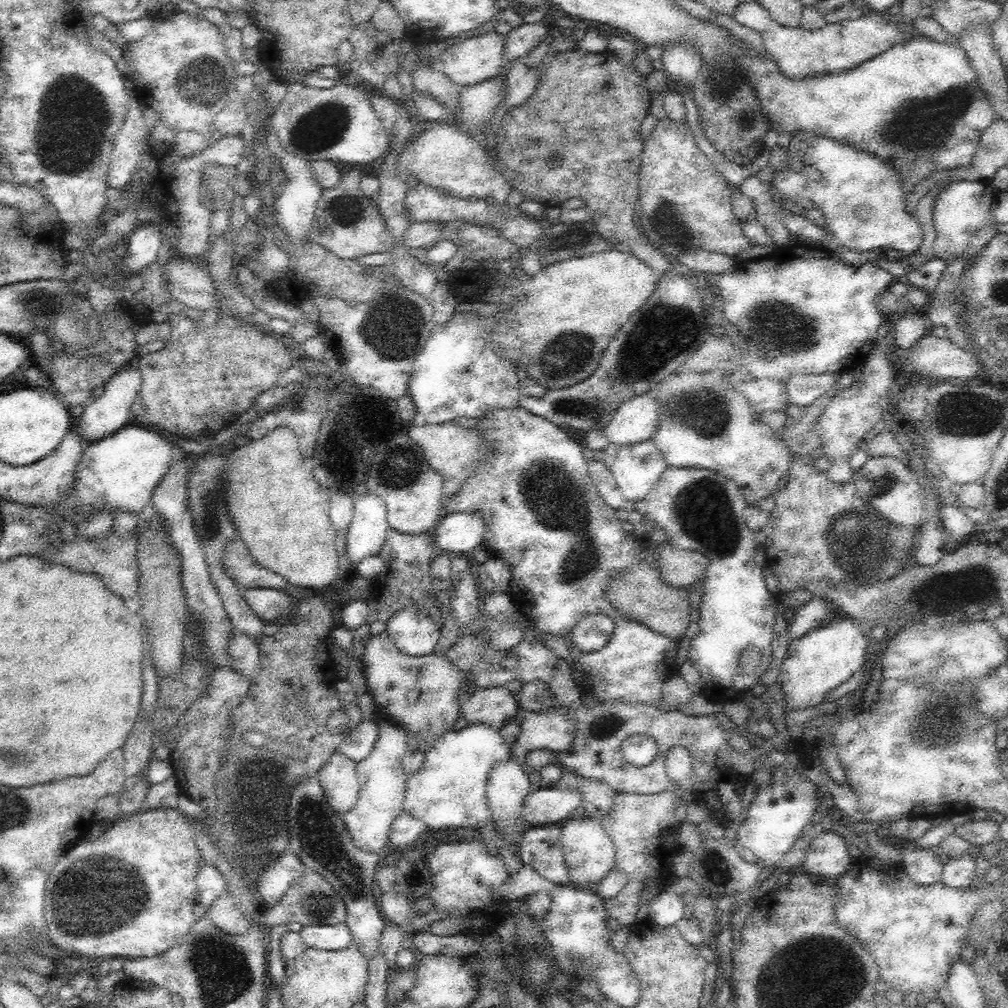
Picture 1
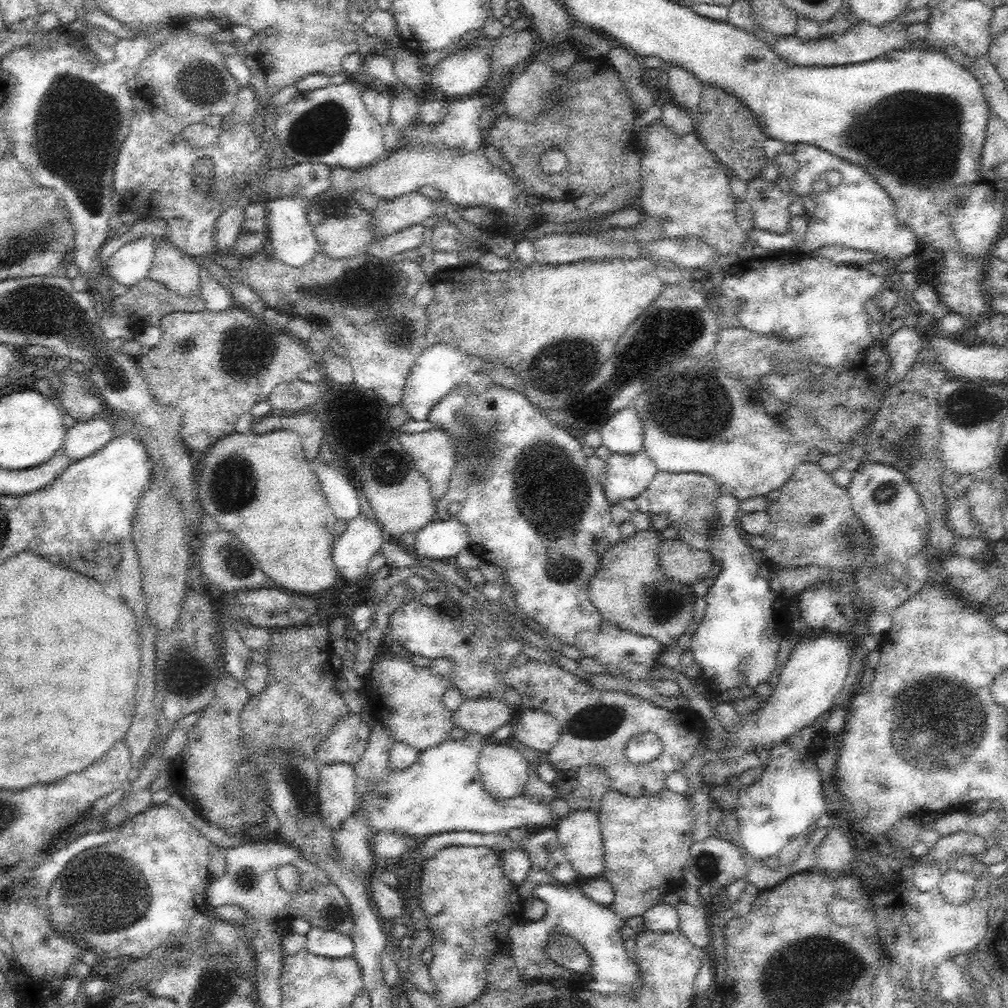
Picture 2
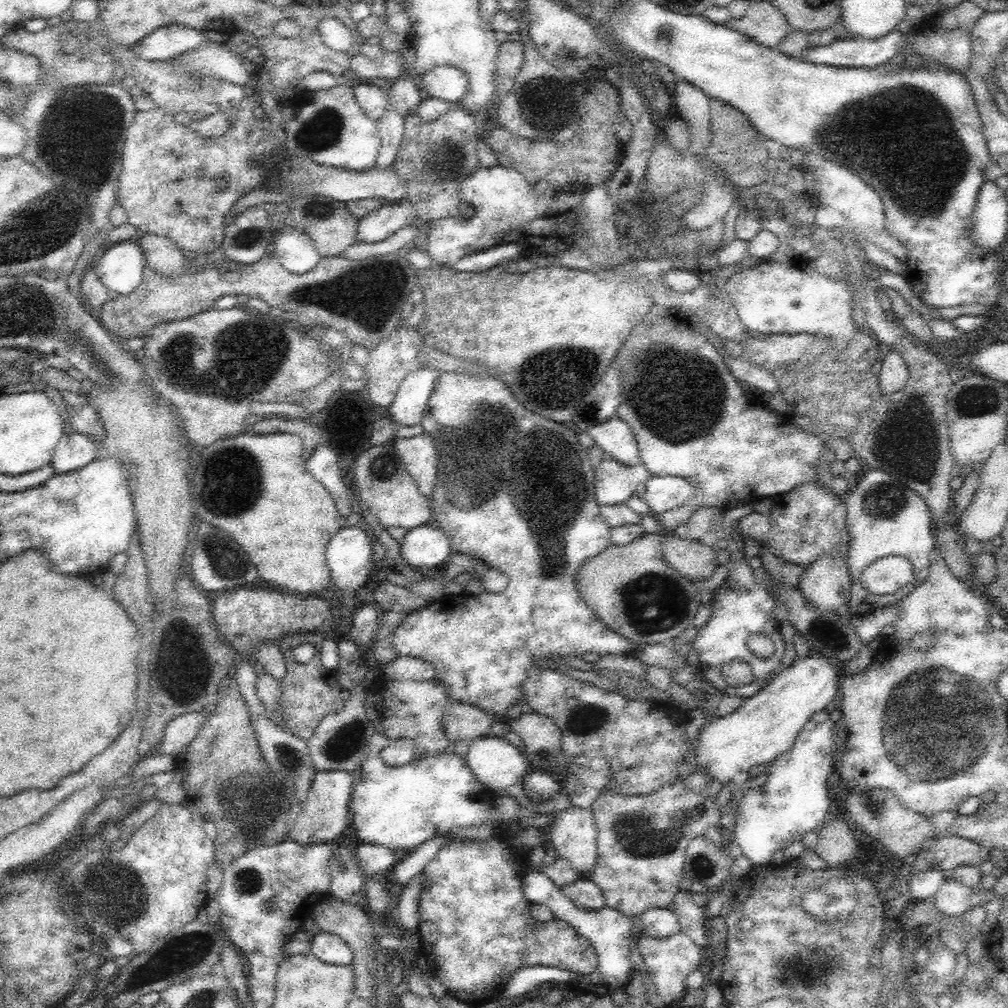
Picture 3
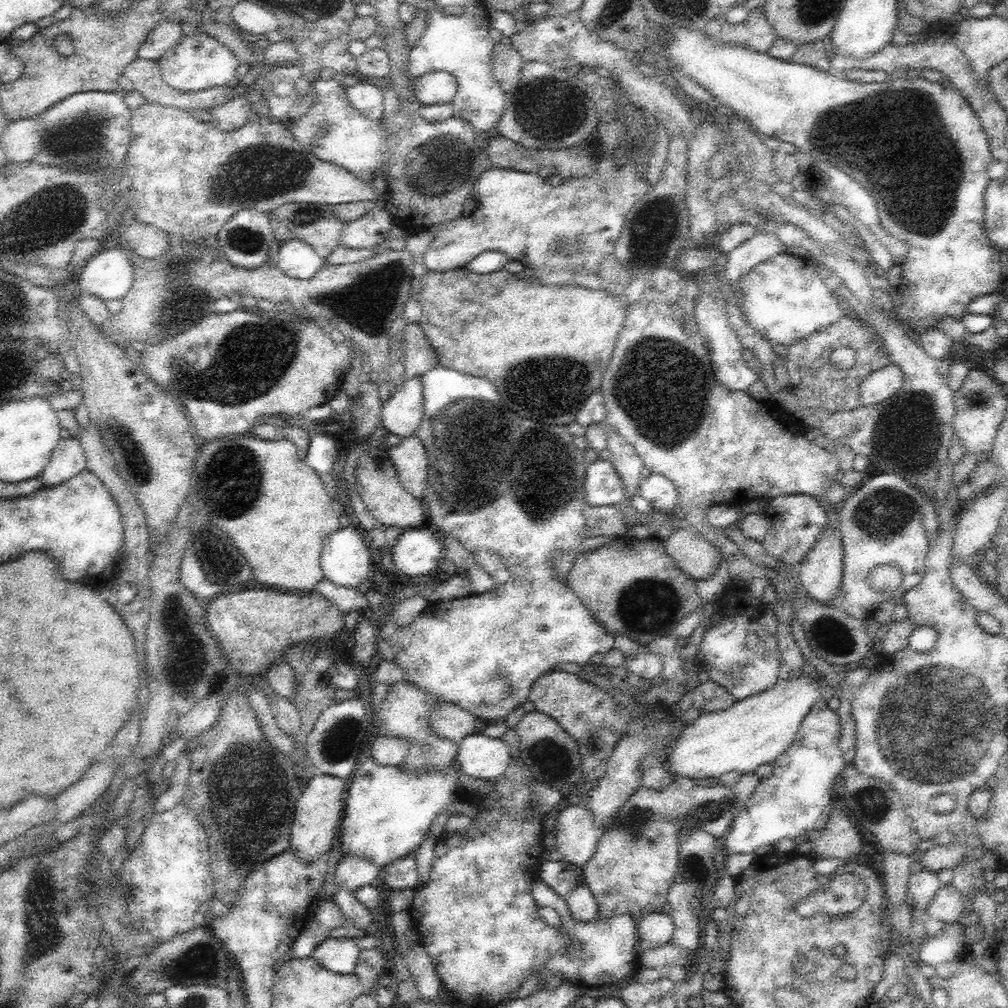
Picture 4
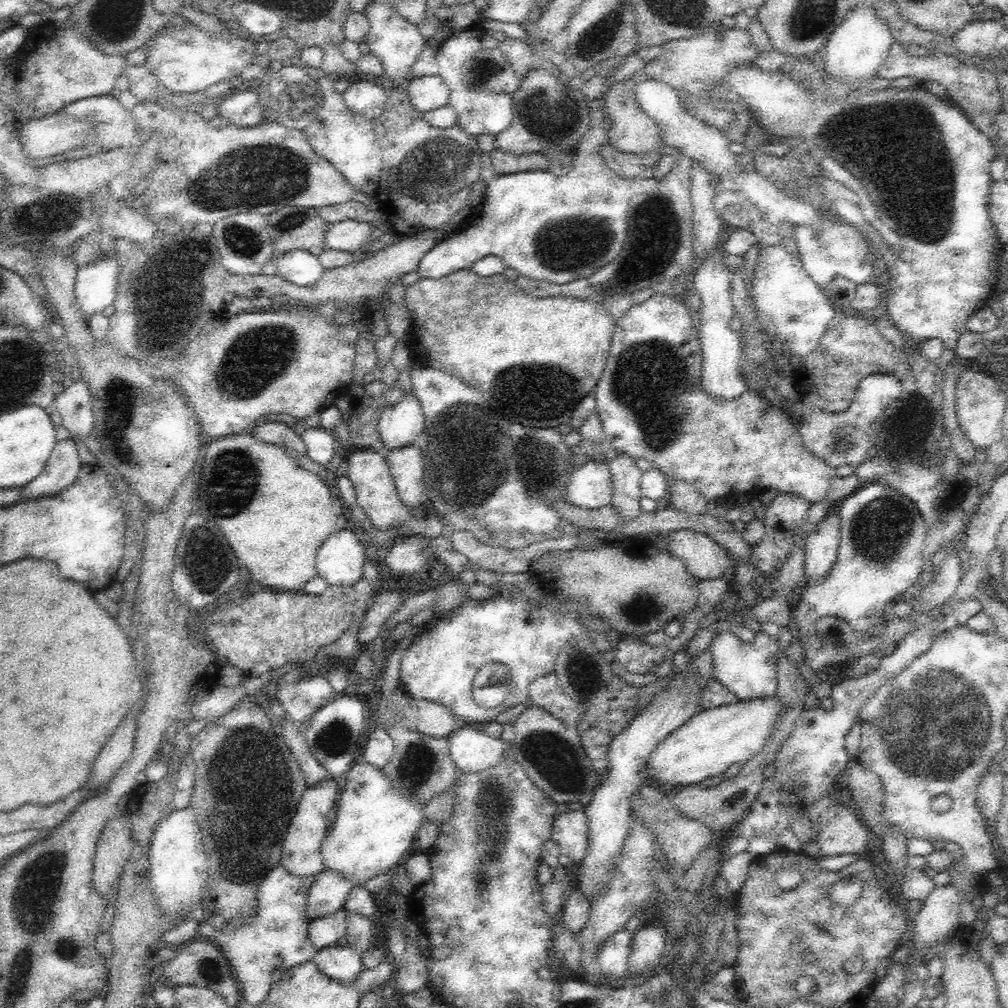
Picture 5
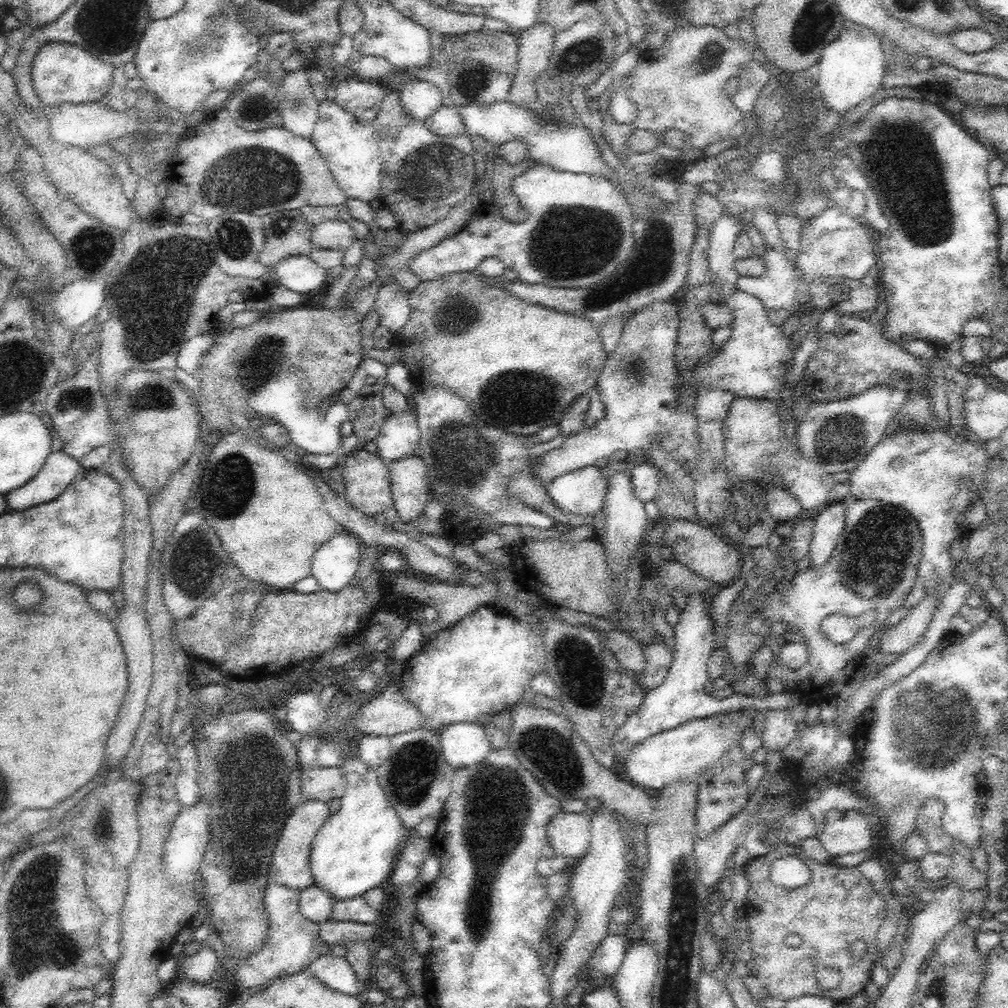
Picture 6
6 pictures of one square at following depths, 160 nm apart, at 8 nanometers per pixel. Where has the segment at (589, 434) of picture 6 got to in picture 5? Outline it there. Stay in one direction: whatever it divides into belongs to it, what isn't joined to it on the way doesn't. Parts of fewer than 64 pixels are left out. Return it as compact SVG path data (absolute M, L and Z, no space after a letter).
M658 292L630 306L615 324L606 368L592 392L596 396L603 437L597 443L582 439L571 448L574 467L588 460L602 459L602 452L612 446L636 460L645 458L652 462L653 469L660 470L668 482L680 481L696 487L708 502L730 496L751 497L770 488L778 493L797 494L811 503L826 499L836 469L804 446L799 426L790 415L752 389L731 400L710 397L701 387L702 364L692 310L682 300Z

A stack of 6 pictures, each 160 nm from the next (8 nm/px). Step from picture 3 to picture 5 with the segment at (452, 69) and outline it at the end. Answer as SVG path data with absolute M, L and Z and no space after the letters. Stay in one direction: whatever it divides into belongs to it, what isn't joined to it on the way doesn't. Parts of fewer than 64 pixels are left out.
M442 77L410 78L406 87L409 101L421 114L449 104L450 89Z

